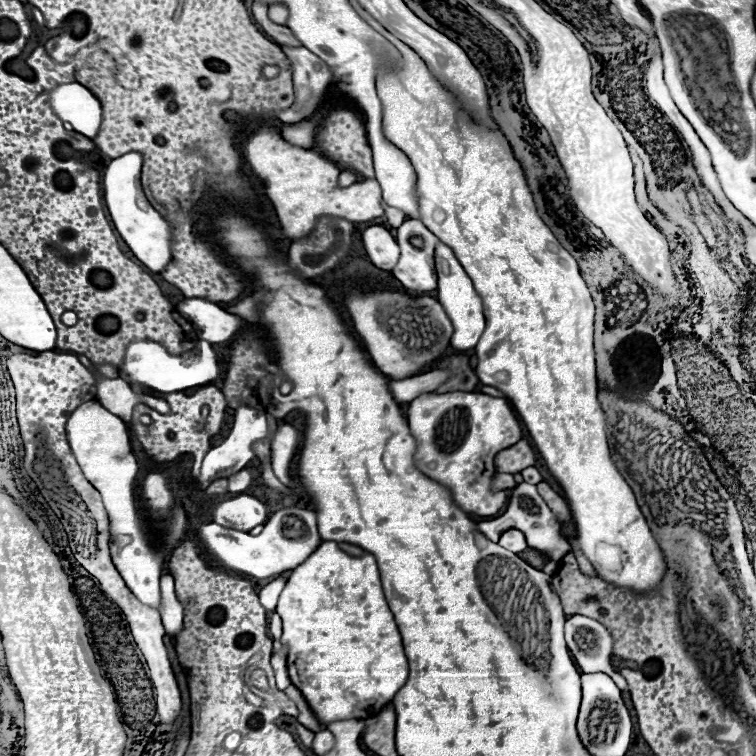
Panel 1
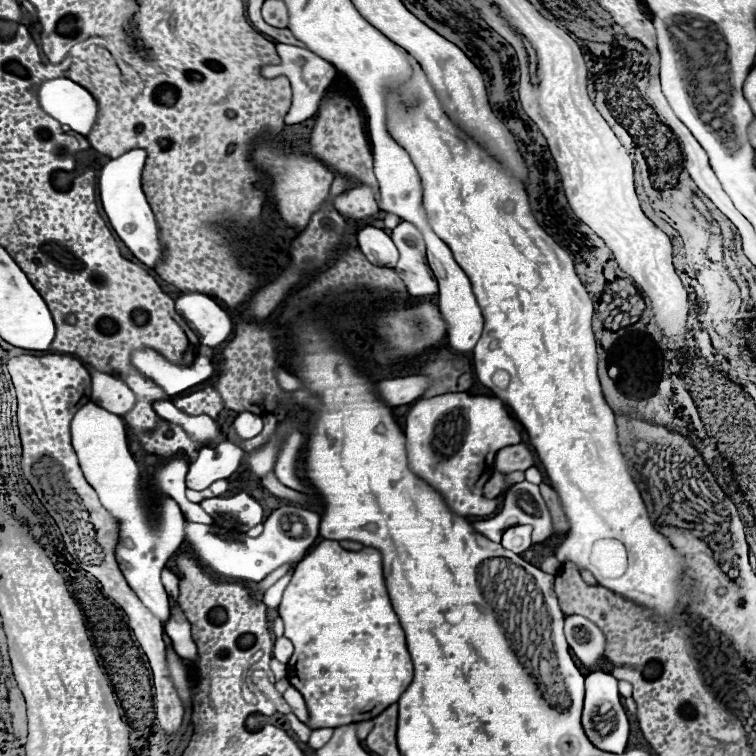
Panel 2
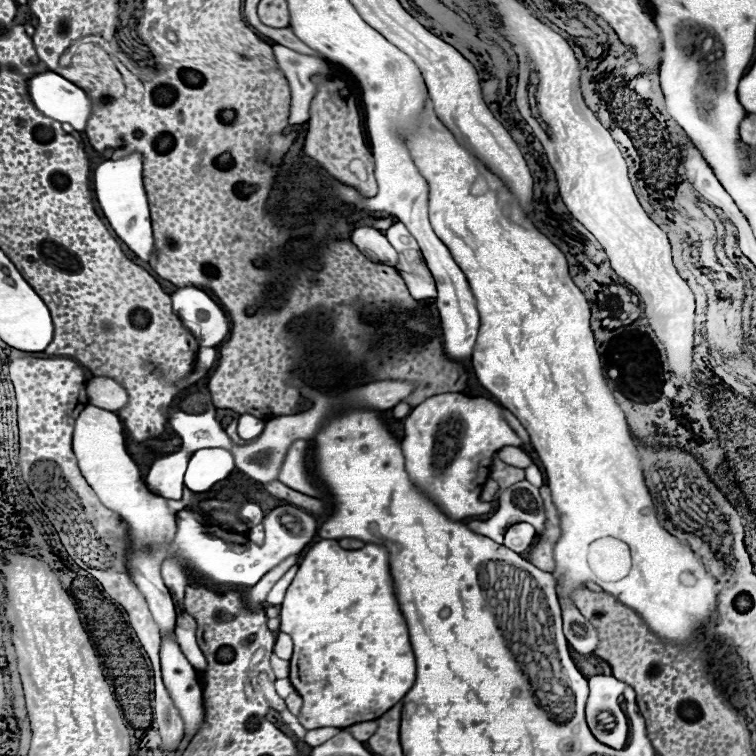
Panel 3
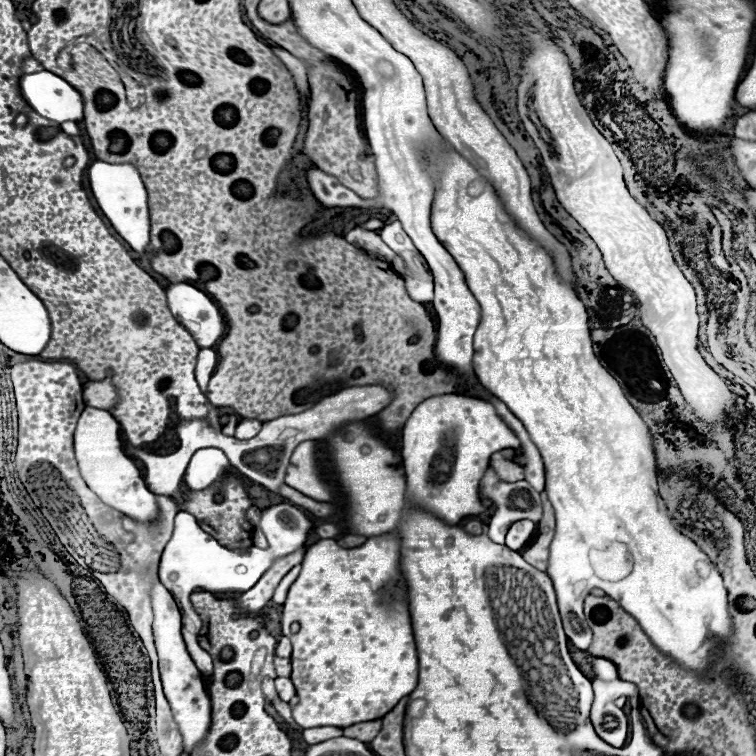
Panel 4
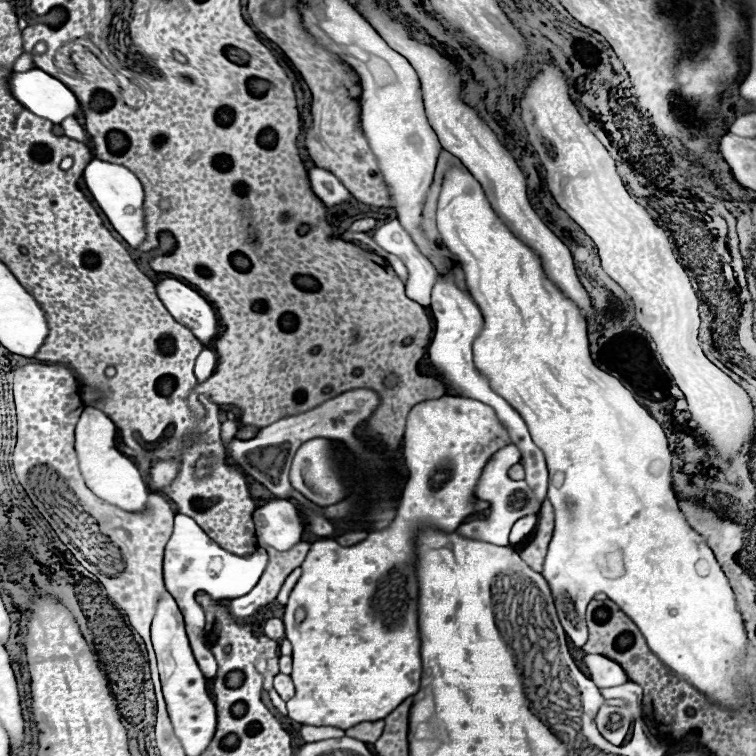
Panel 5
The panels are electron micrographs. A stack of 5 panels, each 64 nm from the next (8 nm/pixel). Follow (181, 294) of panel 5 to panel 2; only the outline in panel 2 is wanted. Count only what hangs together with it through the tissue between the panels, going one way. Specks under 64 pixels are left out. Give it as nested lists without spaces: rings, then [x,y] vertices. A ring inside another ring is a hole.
[[[182,293],[176,300],[176,312],[190,324],[204,346],[222,344],[234,330],[234,320],[210,297],[200,293]]]

